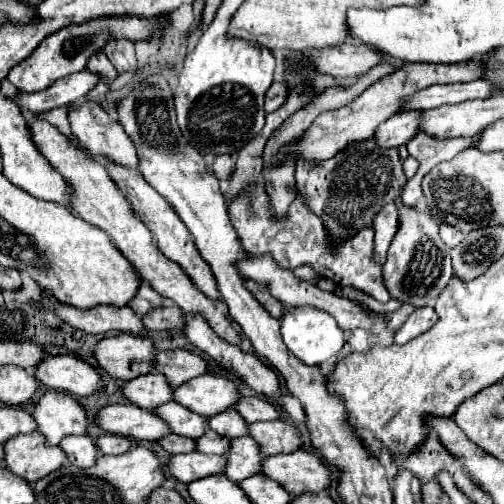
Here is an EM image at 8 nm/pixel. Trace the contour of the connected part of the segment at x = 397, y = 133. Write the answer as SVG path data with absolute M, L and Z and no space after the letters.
M399 112L391 118L387 118L373 134L373 142L379 144L379 148L393 148L407 144L411 136L419 132L419 112Z

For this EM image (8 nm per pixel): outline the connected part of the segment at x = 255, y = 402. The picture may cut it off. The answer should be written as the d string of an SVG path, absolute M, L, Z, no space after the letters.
M241 398L235 406L235 410L249 422L261 422L261 420L275 420L281 416L279 408L265 400L265 398Z

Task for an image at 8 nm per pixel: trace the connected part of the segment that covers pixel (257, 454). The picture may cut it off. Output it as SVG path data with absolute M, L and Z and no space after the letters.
M249 436L235 438L233 450L227 454L225 476L233 482L239 482L239 480L245 480L249 476L261 474L263 460L265 460L265 456L261 454L261 448L253 438L249 438Z

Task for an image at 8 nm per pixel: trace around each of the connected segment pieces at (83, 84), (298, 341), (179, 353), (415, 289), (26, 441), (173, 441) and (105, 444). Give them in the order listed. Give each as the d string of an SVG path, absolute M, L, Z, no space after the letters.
M85 68L83 72L75 72L63 80L57 80L51 88L47 88L43 92L35 92L35 94L23 94L21 92L15 98L15 102L19 106L27 106L33 114L41 116L41 114L45 114L57 106L75 104L91 88L95 88L97 82L99 82L99 74Z
M289 306L285 308L283 316L281 316L281 336L285 346L305 364L309 366L319 366L321 362L325 362L327 358L335 356L345 340L343 340L343 330L337 326L337 322L323 310L315 310L311 306Z
M171 350L171 352L159 352L155 356L155 370L165 374L167 380L171 380L169 384L171 386L175 384L177 388L197 376L209 374L209 364L189 350Z
M401 196L395 198L395 206L399 208L399 230L387 250L383 268L385 286L393 298L405 304L413 304L415 308L431 306L453 276L449 250L439 238L439 224L427 212L417 206L405 206Z
M41 432L21 434L5 442L5 468L31 484L59 470L65 462L67 454L59 446L47 446Z
M169 434L163 440L159 440L159 444L171 452L171 454L189 454L197 450L197 442L193 438L187 436L177 436L177 434Z
M105 434L97 438L97 446L103 454L123 454L129 448L133 448L133 440L127 440L125 436L115 436L115 434Z

